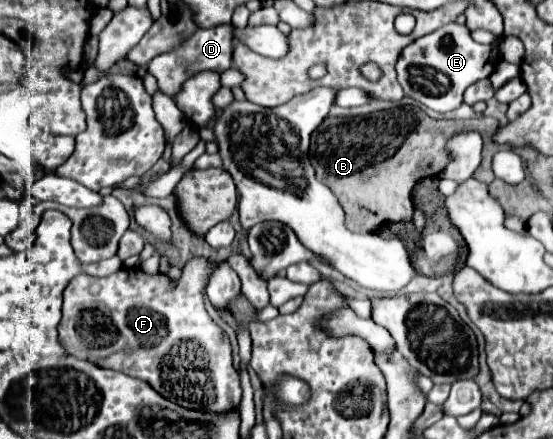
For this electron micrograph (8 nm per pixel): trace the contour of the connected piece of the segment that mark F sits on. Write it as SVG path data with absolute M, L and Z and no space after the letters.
M192 257L182 275L174 281L164 273L148 275L140 269L122 269L110 277L76 275L64 289L62 321L58 325L60 343L74 357L144 379L160 395L182 407L216 413L236 407L240 403L242 389L240 375L232 367L230 341L226 333L212 321L204 305L204 289L218 263L222 261Z

